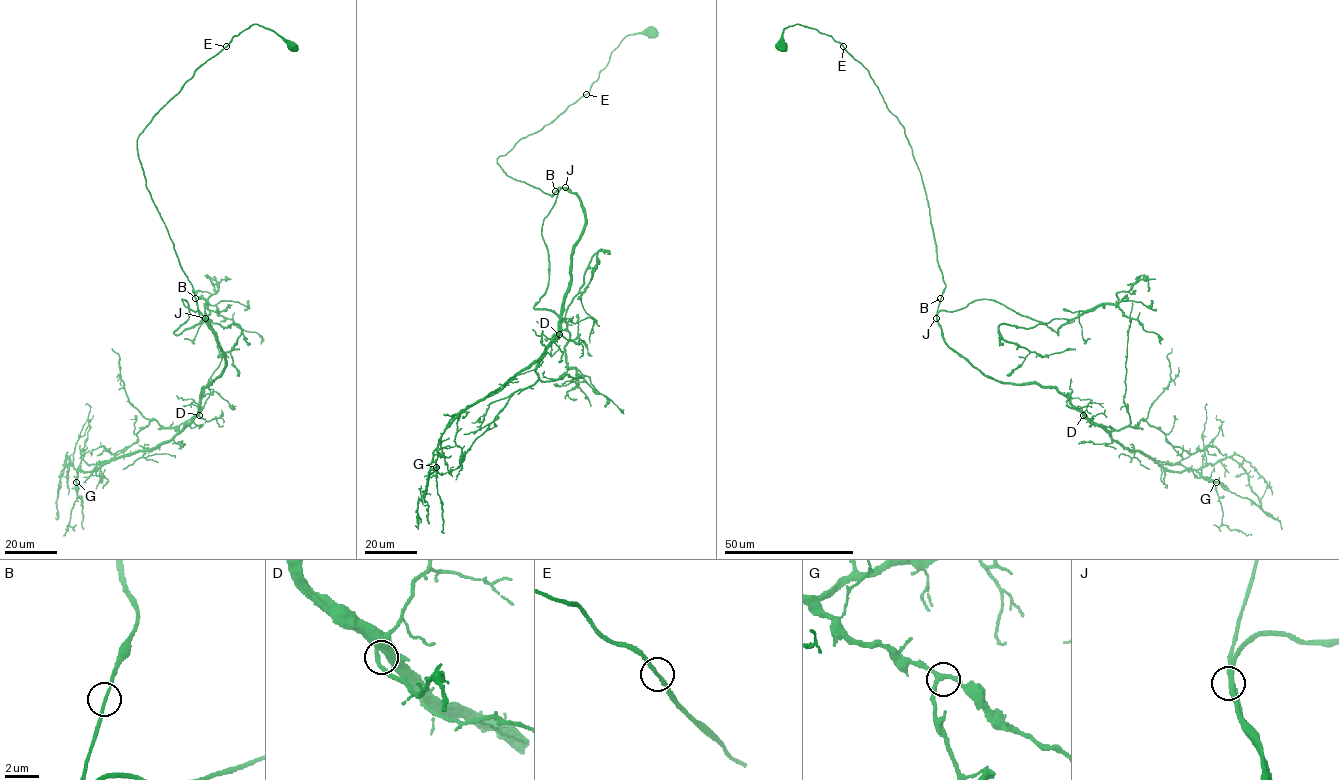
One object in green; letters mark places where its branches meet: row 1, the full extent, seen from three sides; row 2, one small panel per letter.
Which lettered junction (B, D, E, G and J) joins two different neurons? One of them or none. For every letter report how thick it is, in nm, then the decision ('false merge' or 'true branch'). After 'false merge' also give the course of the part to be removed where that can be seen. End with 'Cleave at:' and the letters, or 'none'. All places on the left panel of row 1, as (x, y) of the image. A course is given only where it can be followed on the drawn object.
B: 180 nm thick; true branch
D: 320 nm thick; true branch
E: 220 nm thick; true branch
G: 240 nm thick; true branch
J: 280 nm thick; true branch
Cleave at: none

